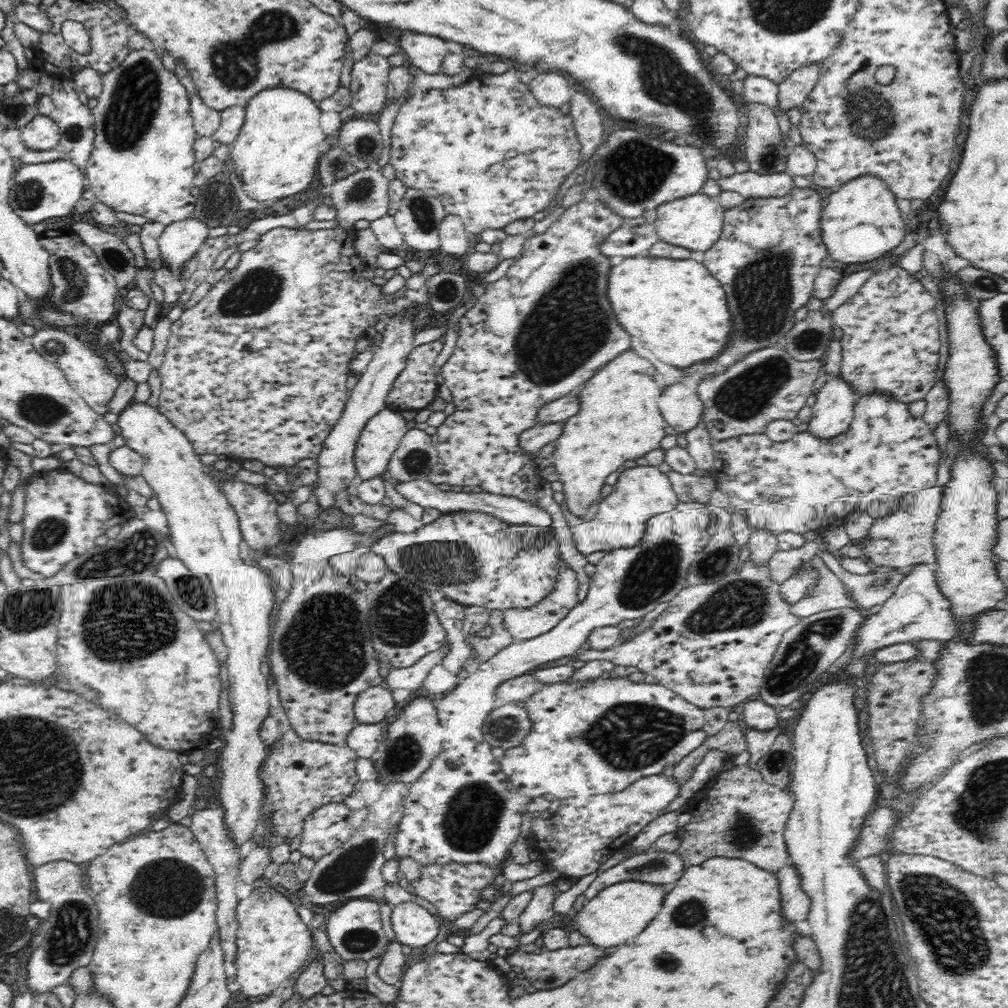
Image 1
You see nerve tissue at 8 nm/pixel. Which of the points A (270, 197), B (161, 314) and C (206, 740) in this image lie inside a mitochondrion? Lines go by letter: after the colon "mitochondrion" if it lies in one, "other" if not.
A: other
B: other
C: other

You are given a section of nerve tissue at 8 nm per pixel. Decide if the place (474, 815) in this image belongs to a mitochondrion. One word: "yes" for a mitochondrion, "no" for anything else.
yes

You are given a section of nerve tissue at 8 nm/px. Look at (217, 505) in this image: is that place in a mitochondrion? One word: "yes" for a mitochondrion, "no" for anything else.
no

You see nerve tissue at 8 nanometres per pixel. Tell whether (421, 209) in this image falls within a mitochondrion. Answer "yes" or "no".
yes

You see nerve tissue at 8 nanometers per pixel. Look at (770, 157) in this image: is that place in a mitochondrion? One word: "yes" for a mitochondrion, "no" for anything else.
yes

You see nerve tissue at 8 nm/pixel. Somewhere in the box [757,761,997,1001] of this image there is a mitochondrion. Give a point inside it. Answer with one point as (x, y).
(951, 926)

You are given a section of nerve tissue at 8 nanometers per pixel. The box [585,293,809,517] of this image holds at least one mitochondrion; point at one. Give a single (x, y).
(745, 396)

